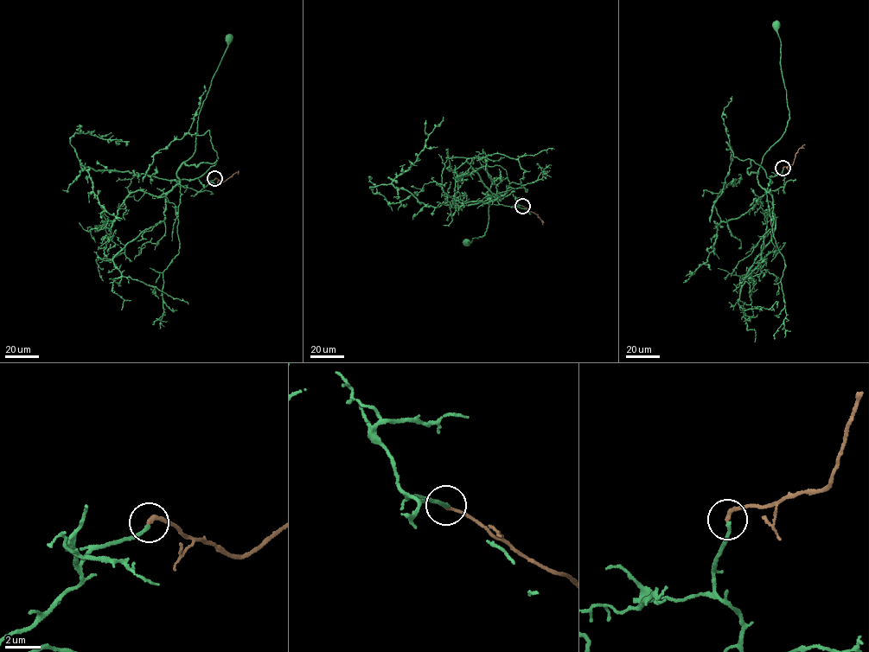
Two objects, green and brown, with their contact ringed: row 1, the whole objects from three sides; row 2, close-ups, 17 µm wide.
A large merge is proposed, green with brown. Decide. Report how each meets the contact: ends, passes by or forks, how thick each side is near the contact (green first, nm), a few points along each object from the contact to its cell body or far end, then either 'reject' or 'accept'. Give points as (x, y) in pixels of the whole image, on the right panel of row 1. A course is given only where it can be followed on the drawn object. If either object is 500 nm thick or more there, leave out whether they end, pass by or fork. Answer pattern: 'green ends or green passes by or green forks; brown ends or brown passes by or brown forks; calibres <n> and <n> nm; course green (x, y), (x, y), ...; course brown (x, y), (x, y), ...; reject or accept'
green ends; brown ends; calibres 190 and 200 nm; course green (783, 168), (782, 187), (768, 192), (759, 185), (757, 174), (763, 156), (781, 137), (789, 118), (776, 25); course brown (783, 168), (793, 164), (796, 153), (805, 144); accept

